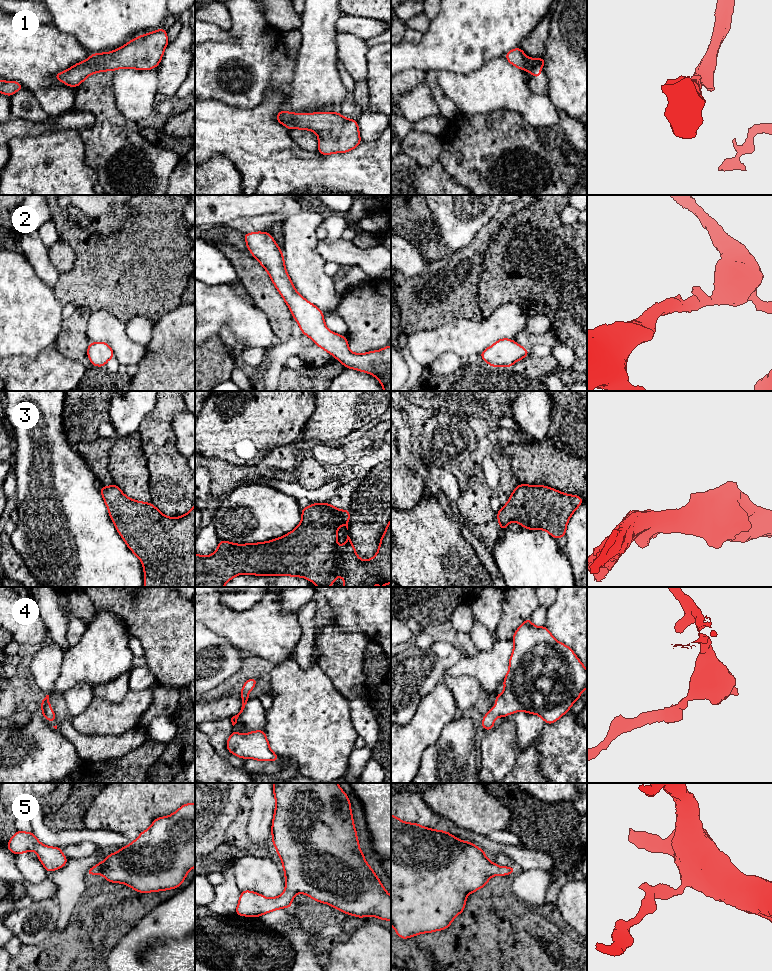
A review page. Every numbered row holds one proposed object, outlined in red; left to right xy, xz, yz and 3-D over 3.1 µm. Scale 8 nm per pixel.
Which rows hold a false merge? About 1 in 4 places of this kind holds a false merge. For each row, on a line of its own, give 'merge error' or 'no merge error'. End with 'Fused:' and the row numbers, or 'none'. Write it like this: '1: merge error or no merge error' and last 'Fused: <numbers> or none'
1: no merge error
2: no merge error
3: no merge error
4: no merge error
5: no merge error
Fused: none

